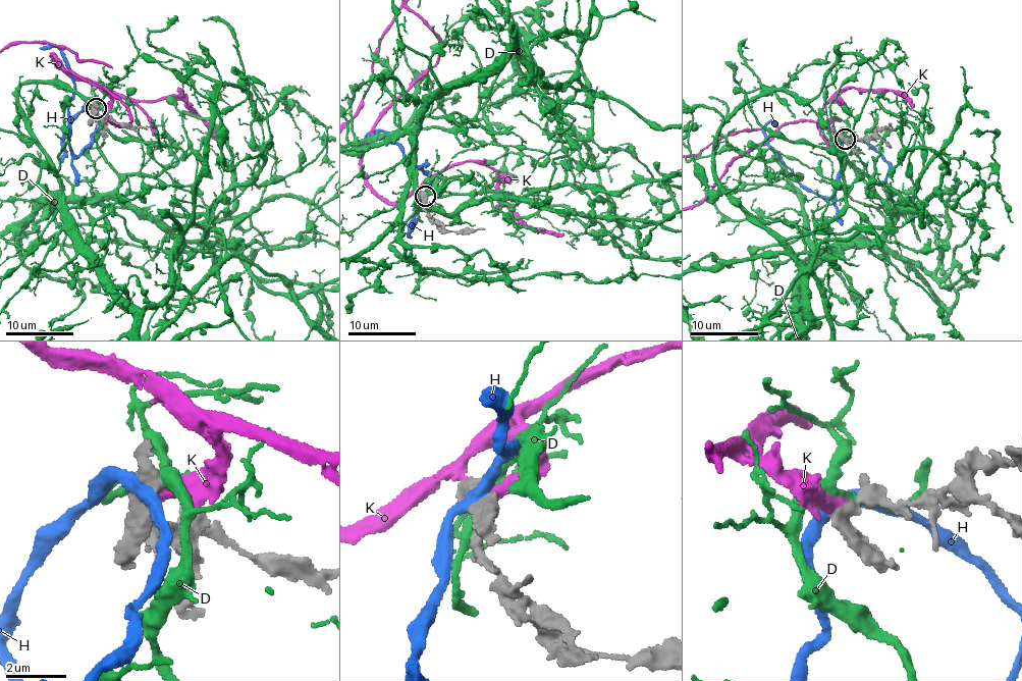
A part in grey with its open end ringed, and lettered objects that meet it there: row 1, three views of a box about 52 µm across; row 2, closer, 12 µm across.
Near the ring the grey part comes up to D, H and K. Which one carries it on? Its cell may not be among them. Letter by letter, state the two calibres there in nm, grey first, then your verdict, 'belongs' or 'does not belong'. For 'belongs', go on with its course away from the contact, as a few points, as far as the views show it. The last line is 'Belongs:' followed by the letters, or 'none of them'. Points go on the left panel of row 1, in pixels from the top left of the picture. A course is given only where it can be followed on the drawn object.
D: 420 nm thick on the grey side, 320 nm on the other; does not belong
H: 440 nm thick on the grey side, 400 nm on the other; does not belong
K: 440 nm thick on the grey side, 440 nm on the other; belongs; it runs (96, 108), (108, 95), (53, 53), (126, 106), (118, 125), (117, 72), (40, 41)
Belongs: K

